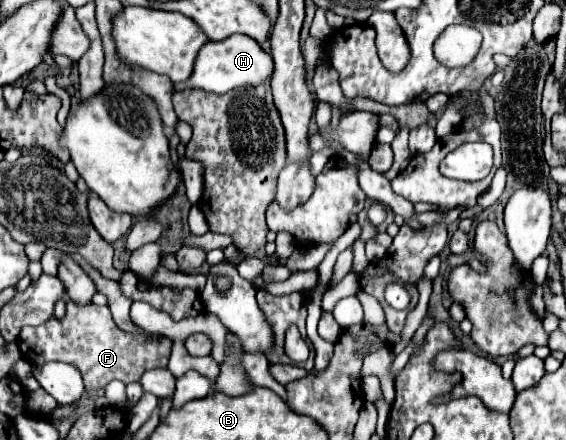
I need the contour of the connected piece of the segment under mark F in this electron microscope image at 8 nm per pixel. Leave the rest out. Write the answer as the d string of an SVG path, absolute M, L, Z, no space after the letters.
M66 299L66 315L62 319L54 317L54 319L42 323L38 327L24 327L20 337L18 337L18 347L20 347L22 359L26 359L30 365L36 365L36 367L40 365L40 359L44 359L44 363L48 363L48 361L62 361L62 363L74 365L82 373L86 391L100 391L114 379L118 379L118 381L128 385L128 383L138 381L144 371L167 367L172 342L165 336L156 339L132 337L132 333L124 333L122 329L116 327L116 323L112 321L108 305L104 305L104 307L94 305L94 303L76 305L76 303L72 303L72 299Z

